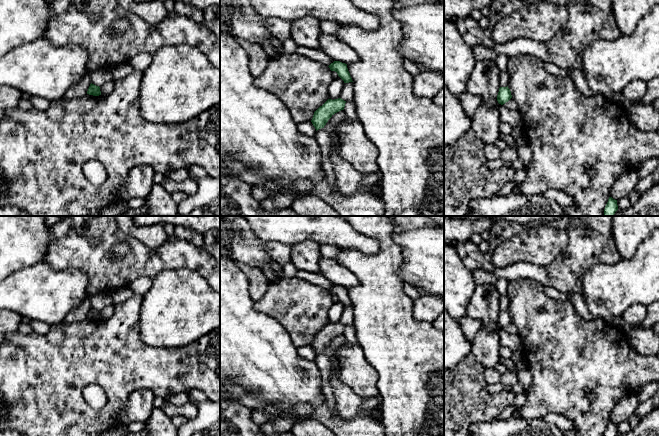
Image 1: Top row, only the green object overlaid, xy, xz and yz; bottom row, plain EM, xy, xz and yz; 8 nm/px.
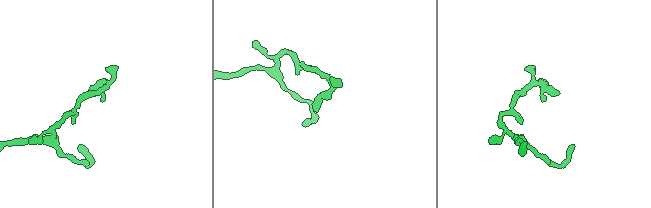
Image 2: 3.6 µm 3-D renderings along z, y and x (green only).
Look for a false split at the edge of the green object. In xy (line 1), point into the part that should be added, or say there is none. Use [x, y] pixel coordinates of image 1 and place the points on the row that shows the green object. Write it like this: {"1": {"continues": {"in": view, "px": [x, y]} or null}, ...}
{"1": {"continues": null}}

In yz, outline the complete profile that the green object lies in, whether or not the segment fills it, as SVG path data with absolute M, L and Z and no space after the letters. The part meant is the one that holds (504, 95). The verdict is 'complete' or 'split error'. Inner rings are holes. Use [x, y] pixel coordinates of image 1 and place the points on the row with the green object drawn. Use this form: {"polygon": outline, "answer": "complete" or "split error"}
{"polygon": "M500 87L497 95L497 101L499 104L503 105L512 98L511 91L507 87Z", "answer": "complete"}

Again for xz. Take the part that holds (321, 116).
{"polygon": "M341 98L328 99L322 106L320 106L313 115L311 120L316 131L324 128L328 120L337 112L344 110L346 101Z", "answer": "complete"}

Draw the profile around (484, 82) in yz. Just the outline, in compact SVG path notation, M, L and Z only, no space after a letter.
M480 60L475 63L474 71L467 83L467 92L478 96L482 103L499 112L499 121L510 124L513 128L522 125L519 111L507 109L497 101L500 88L500 71L495 60Z

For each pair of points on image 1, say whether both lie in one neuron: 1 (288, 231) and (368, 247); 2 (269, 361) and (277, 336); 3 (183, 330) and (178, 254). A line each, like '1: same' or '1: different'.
1: same
2: same
3: different

